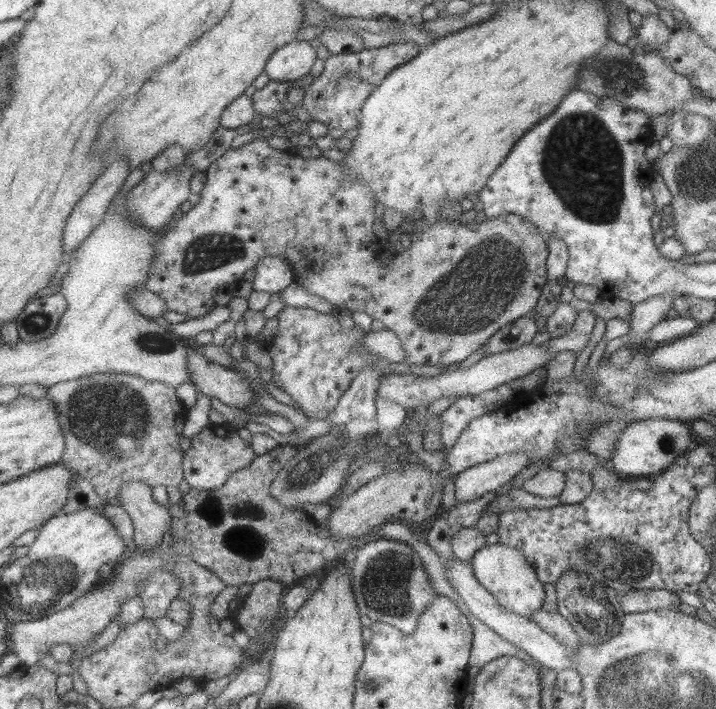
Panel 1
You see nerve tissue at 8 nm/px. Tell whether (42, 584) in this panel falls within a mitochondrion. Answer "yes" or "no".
yes

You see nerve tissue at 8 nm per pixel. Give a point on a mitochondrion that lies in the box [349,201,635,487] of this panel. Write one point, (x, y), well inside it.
(477, 290)

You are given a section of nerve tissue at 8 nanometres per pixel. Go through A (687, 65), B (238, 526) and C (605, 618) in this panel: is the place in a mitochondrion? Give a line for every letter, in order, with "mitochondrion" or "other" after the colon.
A: other
B: mitochondrion
C: mitochondrion

